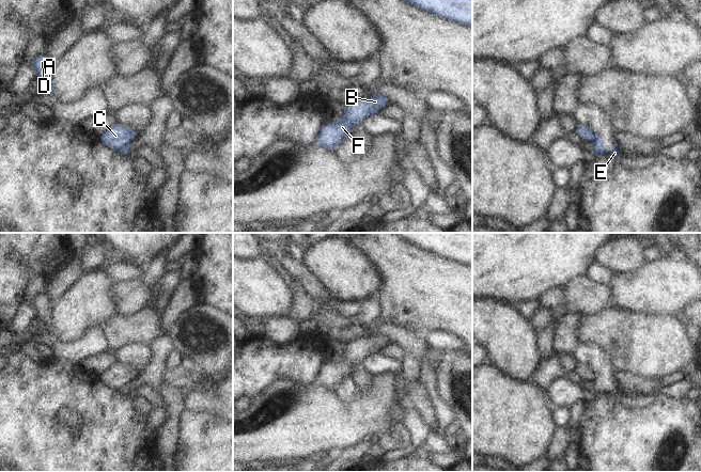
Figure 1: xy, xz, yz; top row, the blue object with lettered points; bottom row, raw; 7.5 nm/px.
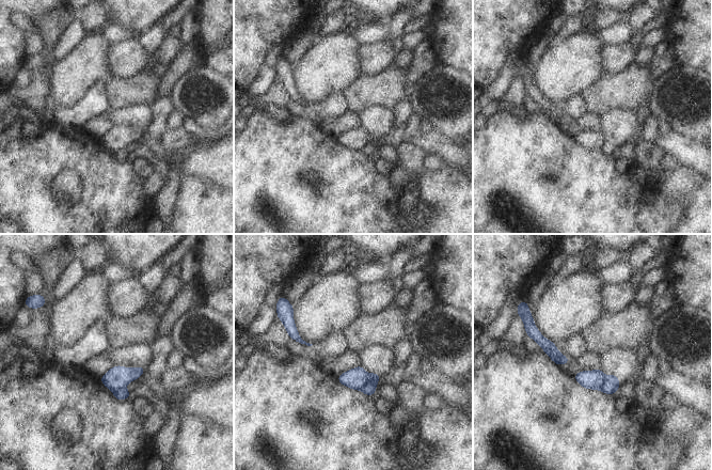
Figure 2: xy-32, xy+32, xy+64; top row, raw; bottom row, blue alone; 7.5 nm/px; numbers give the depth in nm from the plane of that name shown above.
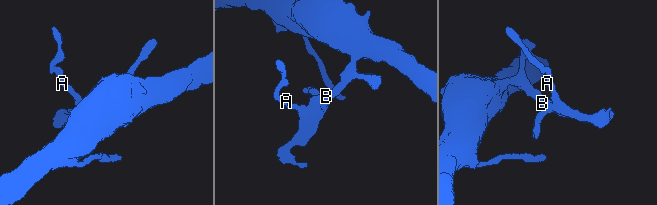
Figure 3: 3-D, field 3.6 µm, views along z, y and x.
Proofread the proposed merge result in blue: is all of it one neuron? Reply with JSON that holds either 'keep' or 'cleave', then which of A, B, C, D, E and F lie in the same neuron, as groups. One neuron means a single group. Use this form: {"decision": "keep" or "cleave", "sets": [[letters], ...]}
{"decision": "cleave", "sets": [["A", "B", "C", "D", "F"], ["E"]]}

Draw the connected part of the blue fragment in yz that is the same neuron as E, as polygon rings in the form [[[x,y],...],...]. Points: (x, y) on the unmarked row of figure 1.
[[[592,369],[592,372],[594,375],[594,378],[593,378],[594,387],[592,391],[590,392],[590,395],[599,394],[599,393],[608,393],[617,397],[620,397],[617,381],[614,381],[613,388],[611,390],[605,390],[604,389],[604,376],[602,374],[596,373],[594,369]]]

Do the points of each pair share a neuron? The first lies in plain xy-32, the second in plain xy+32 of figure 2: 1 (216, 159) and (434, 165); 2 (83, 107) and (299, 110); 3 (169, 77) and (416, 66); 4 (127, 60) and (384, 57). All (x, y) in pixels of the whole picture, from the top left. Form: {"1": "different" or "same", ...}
{"1": "same", "2": "same", "3": "same", "4": "same"}

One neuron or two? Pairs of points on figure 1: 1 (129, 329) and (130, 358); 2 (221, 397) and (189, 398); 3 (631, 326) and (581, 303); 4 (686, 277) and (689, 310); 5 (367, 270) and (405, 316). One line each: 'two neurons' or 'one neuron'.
1: two neurons
2: one neuron
3: two neurons
4: two neurons
5: two neurons

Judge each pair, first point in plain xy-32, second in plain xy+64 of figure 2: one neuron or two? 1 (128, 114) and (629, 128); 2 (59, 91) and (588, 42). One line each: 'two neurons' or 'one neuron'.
1: one neuron
2: one neuron

